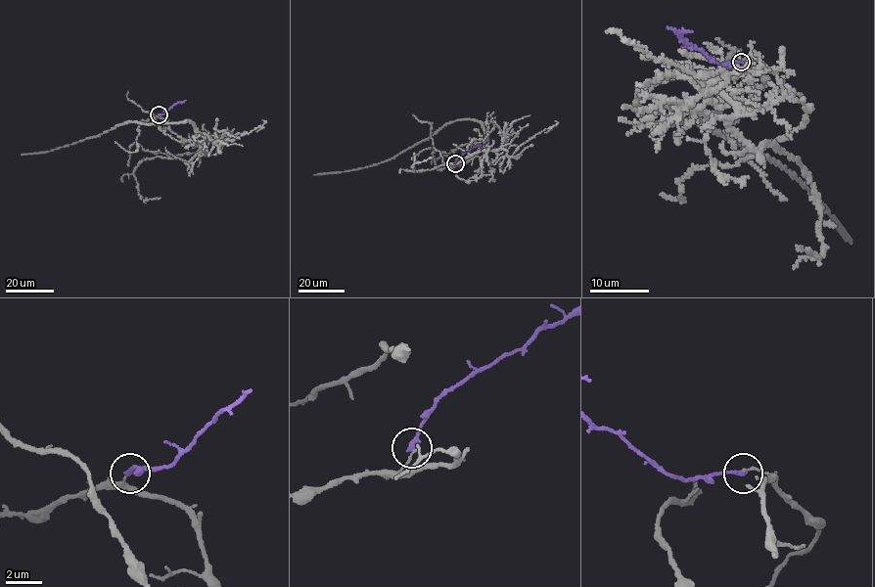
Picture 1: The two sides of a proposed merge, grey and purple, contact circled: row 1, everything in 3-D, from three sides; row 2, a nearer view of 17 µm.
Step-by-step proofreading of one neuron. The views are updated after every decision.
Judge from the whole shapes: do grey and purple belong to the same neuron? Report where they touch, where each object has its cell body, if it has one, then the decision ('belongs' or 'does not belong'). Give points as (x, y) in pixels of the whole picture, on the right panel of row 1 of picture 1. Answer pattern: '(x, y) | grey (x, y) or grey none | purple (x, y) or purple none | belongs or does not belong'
(741, 62) | grey none | purple none | does not belong

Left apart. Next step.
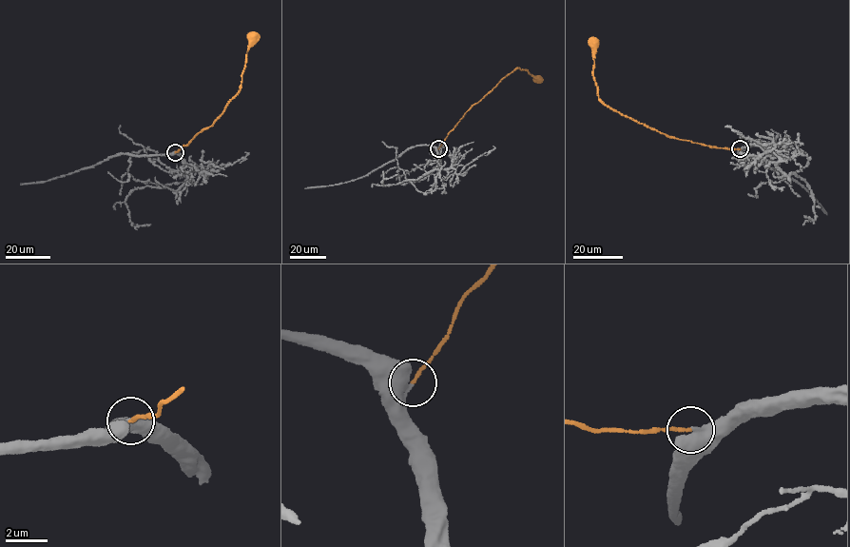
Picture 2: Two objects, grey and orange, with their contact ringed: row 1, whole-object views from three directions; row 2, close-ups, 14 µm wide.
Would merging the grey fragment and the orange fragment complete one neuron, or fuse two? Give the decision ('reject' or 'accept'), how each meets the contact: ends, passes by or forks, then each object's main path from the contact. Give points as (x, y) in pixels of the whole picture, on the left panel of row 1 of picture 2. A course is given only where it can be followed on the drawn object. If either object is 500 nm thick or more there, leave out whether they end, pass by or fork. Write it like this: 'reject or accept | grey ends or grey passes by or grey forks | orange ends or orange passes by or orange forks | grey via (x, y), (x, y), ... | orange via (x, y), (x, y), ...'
accept | grey ends | orange ends | grey via (175, 152), (187, 181), (145, 183), (128, 173), (120, 182), (108, 172) | orange via (175, 152), (188, 144), (197, 133), (211, 126), (238, 93), (249, 41), (253, 35)

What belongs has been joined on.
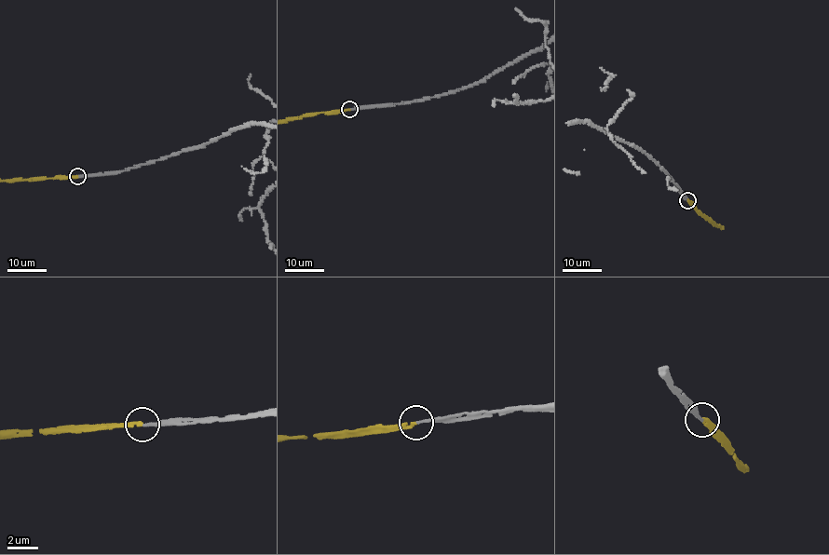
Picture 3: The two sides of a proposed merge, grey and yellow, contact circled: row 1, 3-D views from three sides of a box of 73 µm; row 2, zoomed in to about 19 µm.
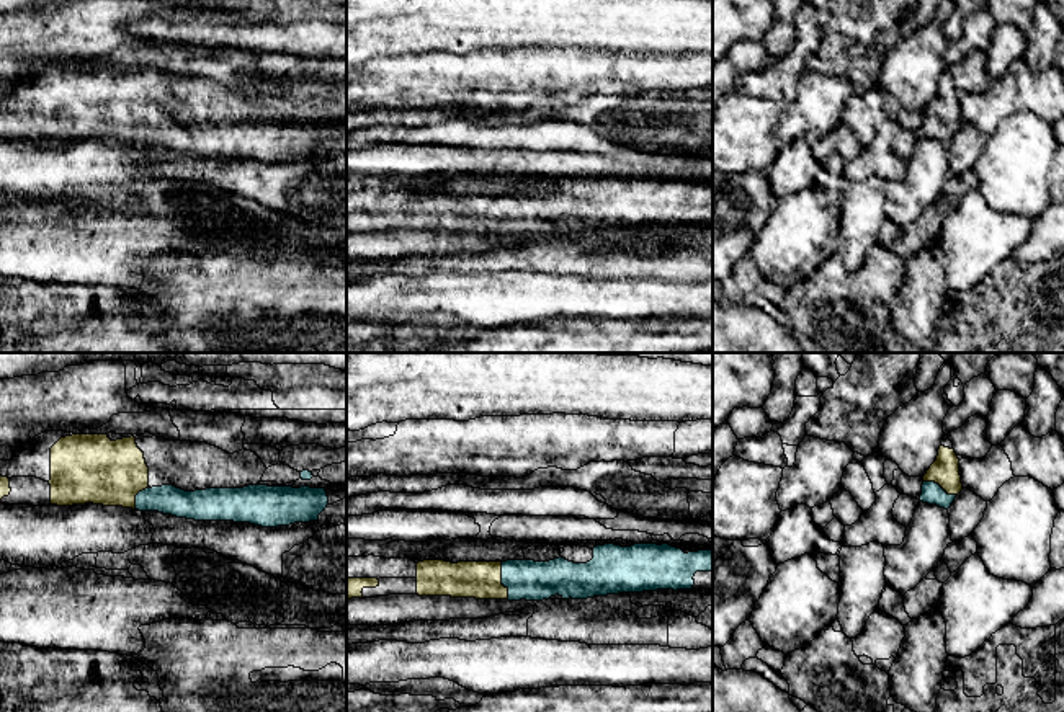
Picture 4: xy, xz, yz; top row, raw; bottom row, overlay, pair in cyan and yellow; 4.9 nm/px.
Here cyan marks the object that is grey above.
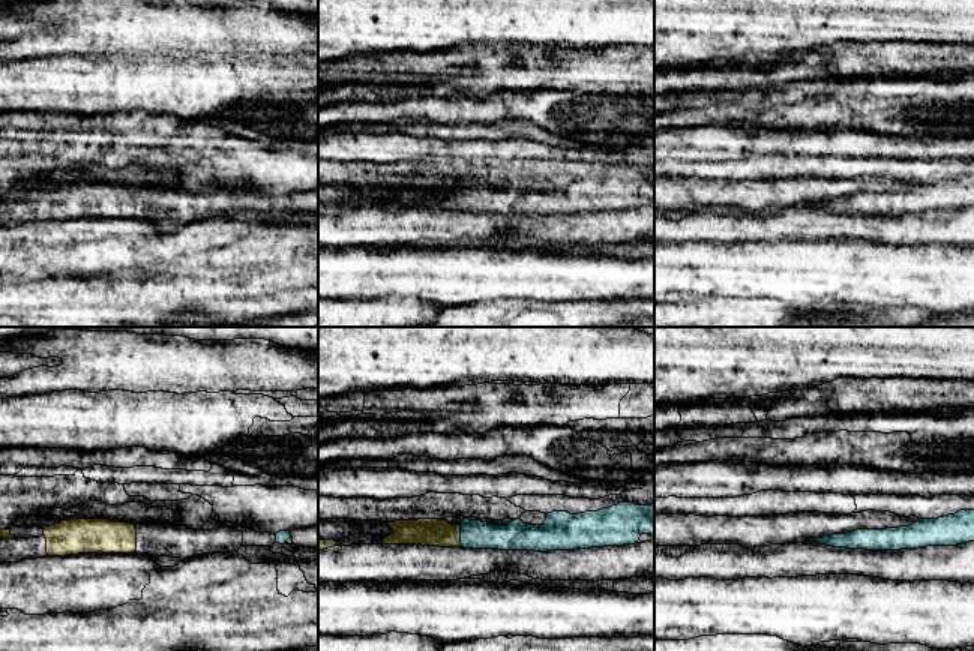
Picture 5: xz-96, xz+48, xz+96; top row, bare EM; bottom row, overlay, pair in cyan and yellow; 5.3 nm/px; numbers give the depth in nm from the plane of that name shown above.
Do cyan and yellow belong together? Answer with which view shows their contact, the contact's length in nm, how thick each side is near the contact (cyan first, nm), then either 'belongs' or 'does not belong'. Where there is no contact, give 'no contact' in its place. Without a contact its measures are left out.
contact in xz; length 190 nm; calibres 200 and 190 nm; belongs

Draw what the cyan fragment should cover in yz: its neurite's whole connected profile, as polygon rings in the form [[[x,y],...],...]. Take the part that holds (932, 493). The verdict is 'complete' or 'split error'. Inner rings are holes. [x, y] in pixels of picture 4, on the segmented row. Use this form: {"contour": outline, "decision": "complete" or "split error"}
{"contour": [[[940,446],[937,461],[922,478],[920,501],[948,510],[963,490],[959,459],[954,449]]], "decision": "split error"}

